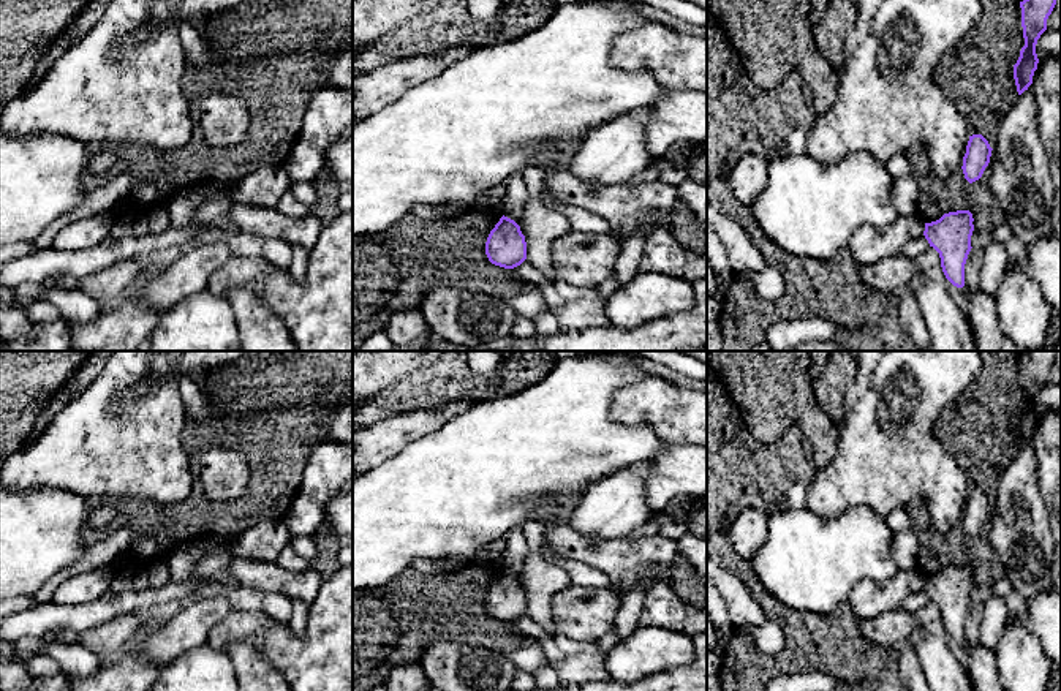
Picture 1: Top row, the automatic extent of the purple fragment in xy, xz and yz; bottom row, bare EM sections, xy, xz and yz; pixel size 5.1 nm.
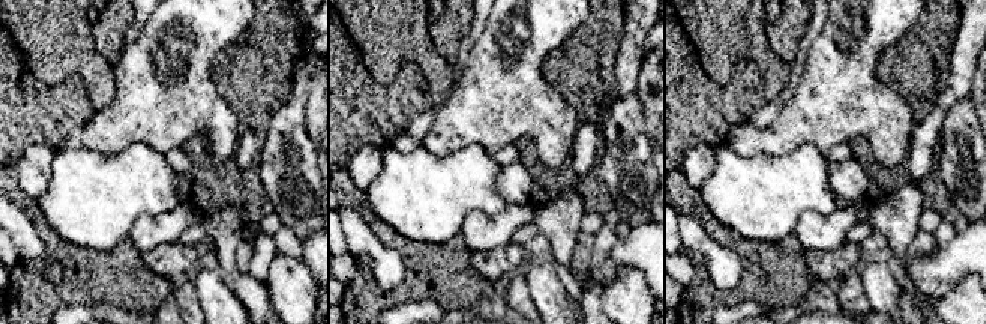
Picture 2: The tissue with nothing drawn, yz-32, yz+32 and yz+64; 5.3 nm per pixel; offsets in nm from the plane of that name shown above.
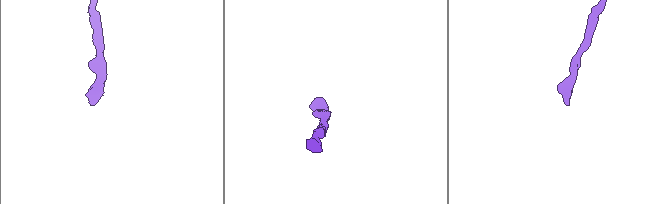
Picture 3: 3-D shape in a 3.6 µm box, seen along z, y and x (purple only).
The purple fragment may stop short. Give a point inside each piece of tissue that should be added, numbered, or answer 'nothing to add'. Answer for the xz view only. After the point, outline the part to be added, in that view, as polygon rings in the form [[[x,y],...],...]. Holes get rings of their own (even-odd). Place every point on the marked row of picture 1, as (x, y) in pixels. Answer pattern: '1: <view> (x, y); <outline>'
nothing to add

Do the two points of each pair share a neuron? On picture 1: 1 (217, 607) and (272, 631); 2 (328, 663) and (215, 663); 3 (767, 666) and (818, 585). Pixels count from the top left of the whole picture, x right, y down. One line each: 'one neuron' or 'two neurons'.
1: two neurons
2: two neurons
3: two neurons

